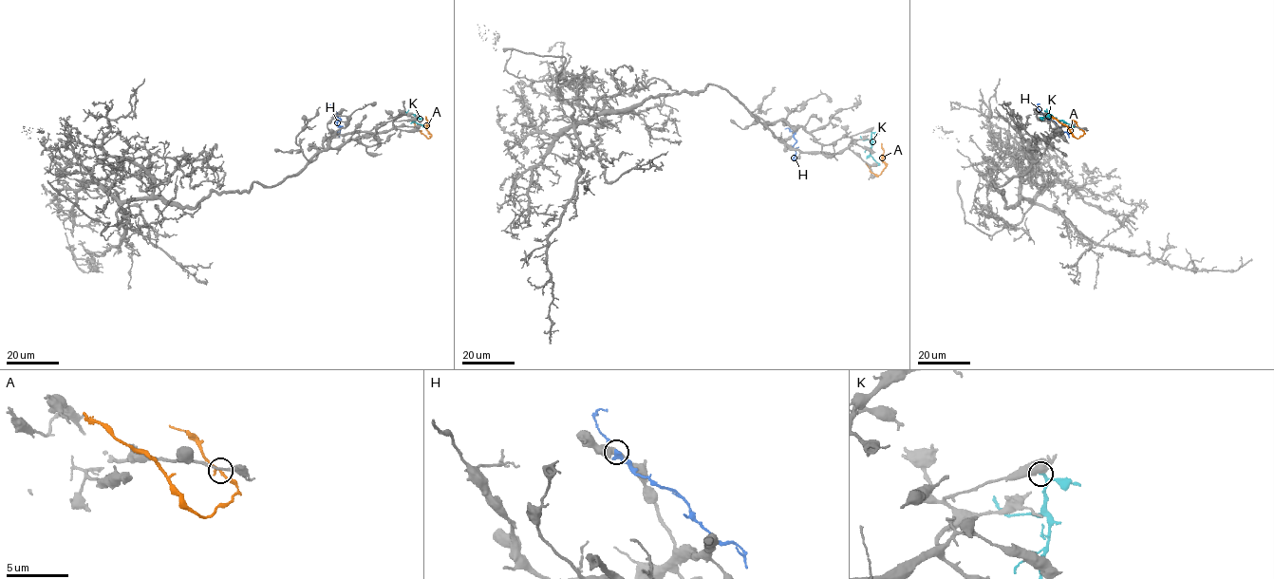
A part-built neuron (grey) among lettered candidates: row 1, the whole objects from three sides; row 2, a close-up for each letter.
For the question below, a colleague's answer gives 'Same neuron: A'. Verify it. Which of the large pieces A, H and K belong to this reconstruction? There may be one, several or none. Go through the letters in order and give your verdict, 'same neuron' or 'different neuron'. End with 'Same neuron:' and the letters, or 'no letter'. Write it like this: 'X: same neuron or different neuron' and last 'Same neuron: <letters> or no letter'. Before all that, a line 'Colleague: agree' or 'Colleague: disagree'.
Colleague: agree
A: same neuron
H: different neuron
K: different neuron
Same neuron: A

